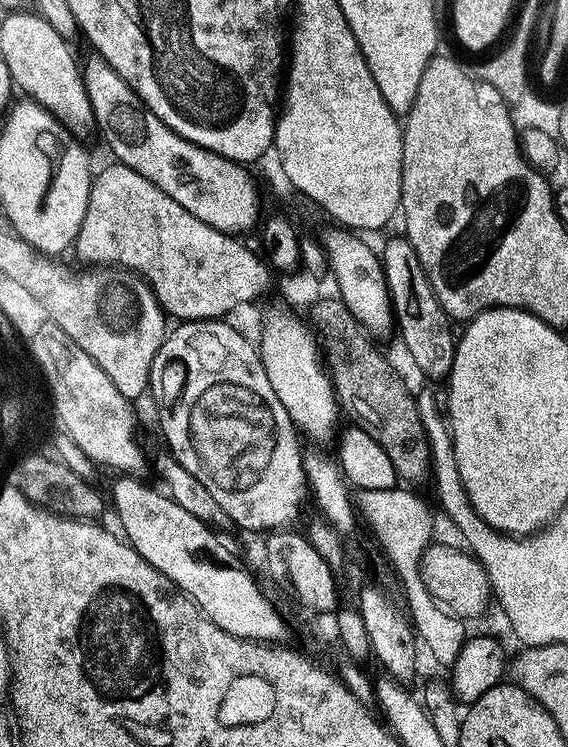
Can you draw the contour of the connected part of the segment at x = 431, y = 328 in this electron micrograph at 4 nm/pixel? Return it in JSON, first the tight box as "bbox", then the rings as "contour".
{"bbox":[382,236,456,378],"contour":[[[402,236],[390,239],[384,252],[382,251],[382,261],[389,277],[404,278],[408,275],[410,280],[410,297],[406,300],[404,314],[401,318],[399,315],[398,330],[400,326],[404,344],[413,362],[432,378],[449,377],[452,373],[453,360],[456,357],[456,336],[452,334],[450,318],[438,302],[433,287],[430,286],[430,282],[418,262],[412,244]]]}

